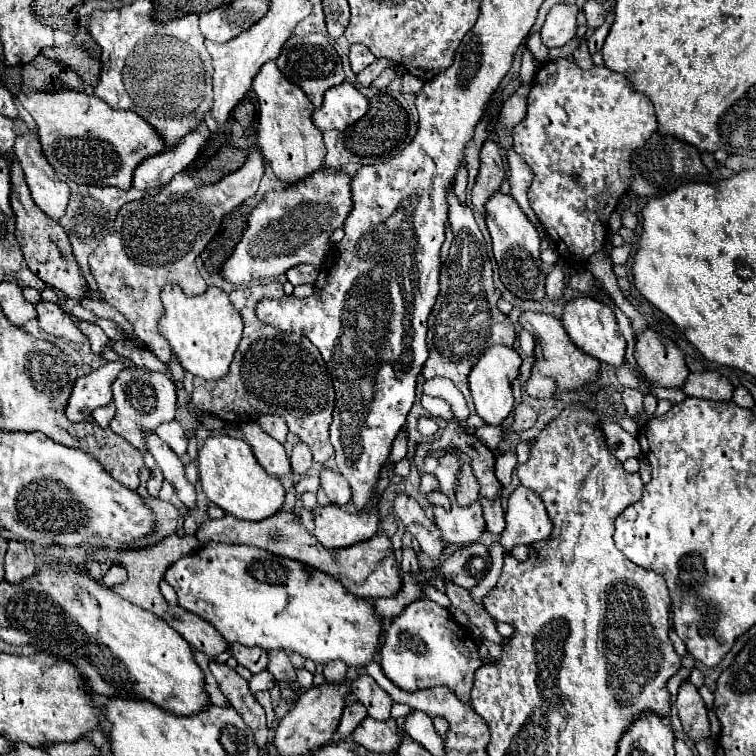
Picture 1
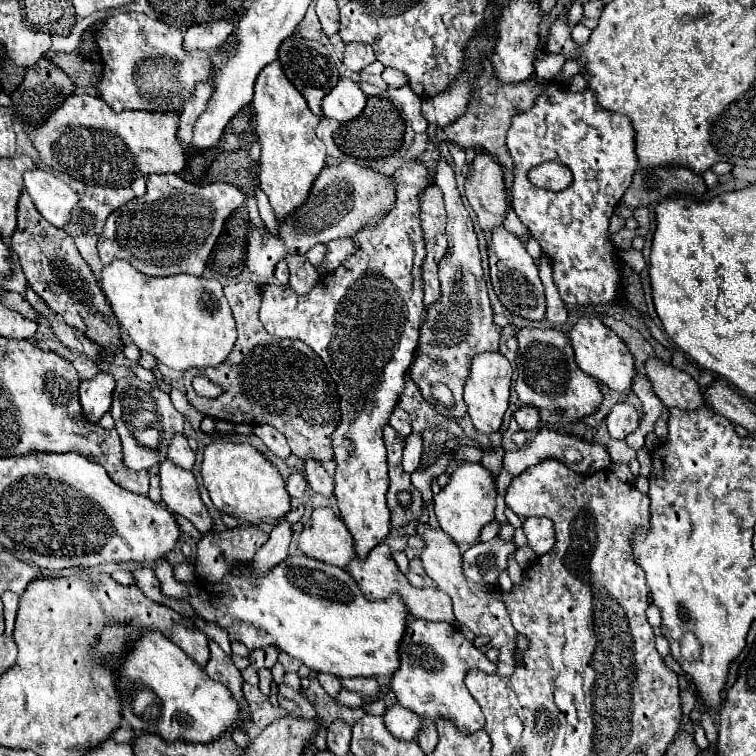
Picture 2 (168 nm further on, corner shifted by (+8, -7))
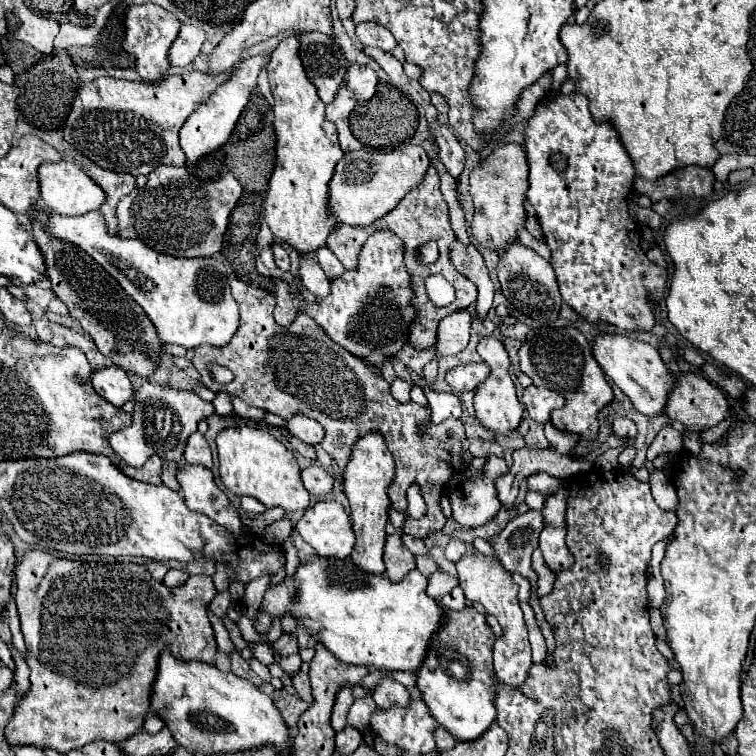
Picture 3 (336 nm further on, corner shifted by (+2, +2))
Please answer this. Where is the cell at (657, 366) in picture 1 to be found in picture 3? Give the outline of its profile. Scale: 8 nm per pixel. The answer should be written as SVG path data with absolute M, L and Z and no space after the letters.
M683 374L677 378L673 392L669 392L669 402L665 412L671 420L683 424L689 432L695 432L695 434L701 434L703 430L717 426L719 422L731 416L731 408L725 394L717 386L713 386L709 380L695 374Z

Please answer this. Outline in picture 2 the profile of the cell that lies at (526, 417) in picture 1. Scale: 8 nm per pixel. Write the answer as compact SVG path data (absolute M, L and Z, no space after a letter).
M521 407L519 411L515 411L515 421L519 423L521 431L531 431L531 429L537 429L539 425L539 409L537 407Z

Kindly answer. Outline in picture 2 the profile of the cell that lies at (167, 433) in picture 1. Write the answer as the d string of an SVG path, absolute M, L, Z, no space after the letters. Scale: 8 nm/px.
M177 433L177 437L173 437L173 441L171 441L171 445L169 445L169 449L167 449L167 457L169 457L175 465L179 465L179 467L183 467L183 469L191 469L191 467L193 467L193 461L195 461L195 453L189 449L187 439L185 439L183 435L179 435L179 433Z

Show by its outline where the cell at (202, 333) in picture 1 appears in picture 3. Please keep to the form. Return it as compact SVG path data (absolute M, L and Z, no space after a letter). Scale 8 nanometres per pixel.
M99 210L85 216L63 216L47 212L47 234L85 250L103 266L123 290L145 310L163 342L193 350L201 344L225 346L239 328L239 308L227 284L227 272L219 258L175 258L155 252L139 238L119 238L107 230Z

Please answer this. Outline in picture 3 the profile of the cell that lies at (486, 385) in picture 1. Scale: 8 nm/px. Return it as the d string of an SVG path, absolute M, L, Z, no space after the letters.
M485 336L485 338L479 340L477 352L485 360L485 364L491 366L491 376L475 392L475 398L473 398L475 418L479 420L479 424L483 428L487 428L491 432L497 432L497 434L515 432L517 426L523 420L523 404L517 400L515 384L513 384L513 380L509 376L509 356L507 356L507 350L505 350L501 340L497 340L493 336Z

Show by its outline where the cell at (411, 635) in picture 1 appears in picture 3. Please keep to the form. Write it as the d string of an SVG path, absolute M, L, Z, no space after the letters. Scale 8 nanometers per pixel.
M467 606L459 612L445 610L445 614L447 622L433 636L427 658L417 670L417 688L439 726L451 732L459 742L473 742L483 736L497 716L497 676L491 664L495 634L485 616L473 606Z

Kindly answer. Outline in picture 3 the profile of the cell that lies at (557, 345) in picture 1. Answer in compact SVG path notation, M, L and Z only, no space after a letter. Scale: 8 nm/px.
M573 326L529 330L525 344L519 348L519 362L521 372L527 374L533 384L551 388L565 398L565 406L551 412L551 424L561 432L573 432L587 440L595 440L599 430L597 414L613 400L613 390L593 358L589 340Z

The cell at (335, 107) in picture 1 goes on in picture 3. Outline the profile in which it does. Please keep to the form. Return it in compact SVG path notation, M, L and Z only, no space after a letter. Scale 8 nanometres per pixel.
M351 64L347 70L347 78L345 82L349 84L349 88L361 98L361 100L369 100L375 94L375 86L377 86L377 72L369 66L361 66L361 64Z

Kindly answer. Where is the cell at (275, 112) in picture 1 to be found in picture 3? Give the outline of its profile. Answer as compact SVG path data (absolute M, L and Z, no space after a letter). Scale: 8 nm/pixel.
M289 36L281 40L269 60L269 82L275 98L275 134L277 134L277 164L269 180L265 198L265 222L275 240L285 242L299 254L317 252L327 244L331 228L339 220L329 216L329 180L335 164L343 158L337 130L325 118L325 104L317 96L317 88L307 80L305 68L299 60L299 38Z

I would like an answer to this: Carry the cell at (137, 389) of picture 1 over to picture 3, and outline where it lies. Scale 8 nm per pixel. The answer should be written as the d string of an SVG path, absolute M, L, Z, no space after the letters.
M141 380L137 384L133 402L135 402L133 424L125 430L113 432L109 436L109 442L111 448L121 456L121 460L135 468L141 468L145 460L153 454L159 454L163 460L179 462L183 458L183 450L187 446L189 436L197 432L199 420L215 414L213 404L201 400L197 394L181 392L177 388L163 388L149 380Z

